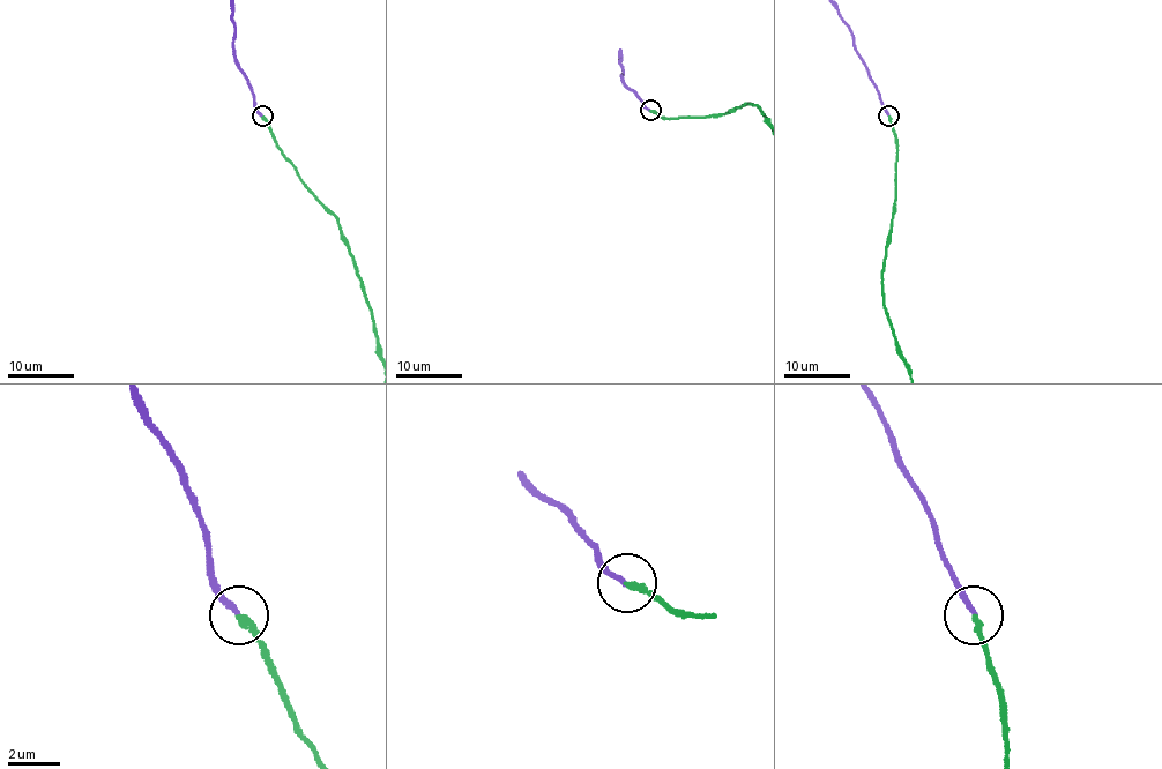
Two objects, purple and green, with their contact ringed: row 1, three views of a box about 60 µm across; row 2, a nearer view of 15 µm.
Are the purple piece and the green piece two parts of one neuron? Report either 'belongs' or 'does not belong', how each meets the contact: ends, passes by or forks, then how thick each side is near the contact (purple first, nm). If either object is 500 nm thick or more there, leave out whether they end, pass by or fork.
does not belong; purple ends; green ends; calibres 200 and 200 nm

